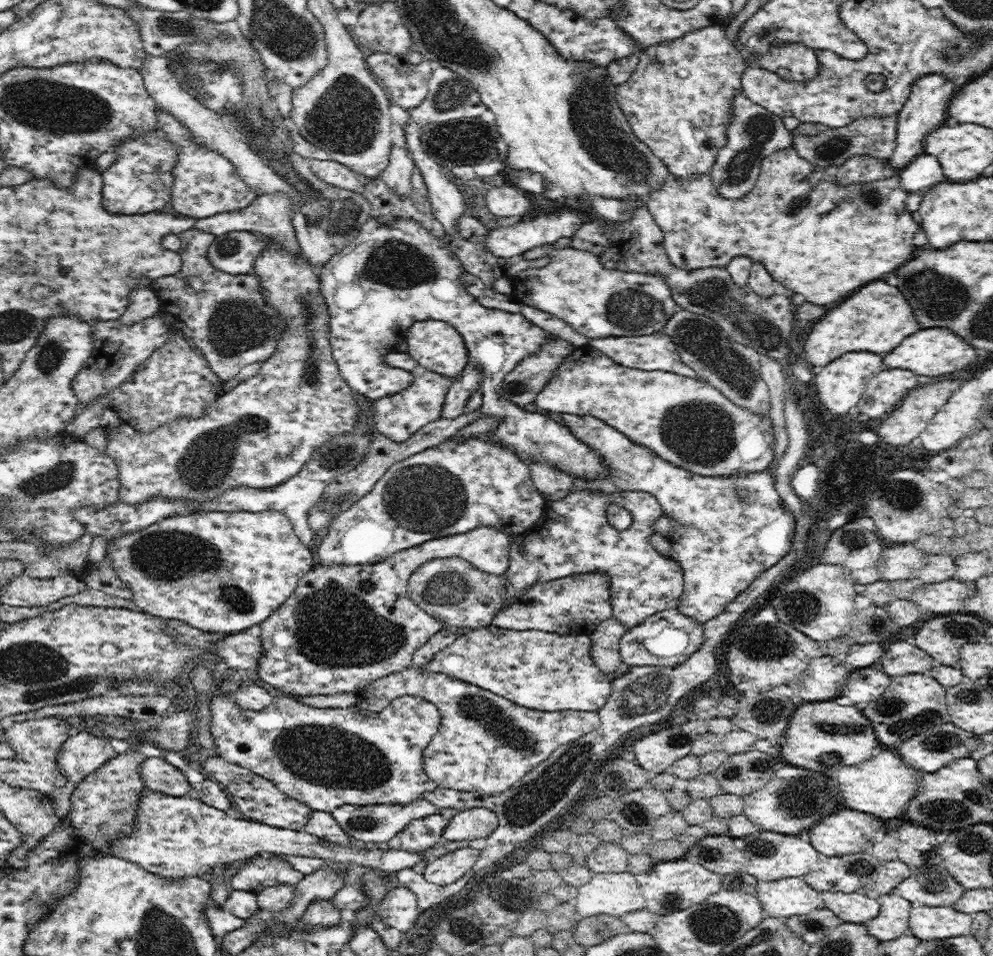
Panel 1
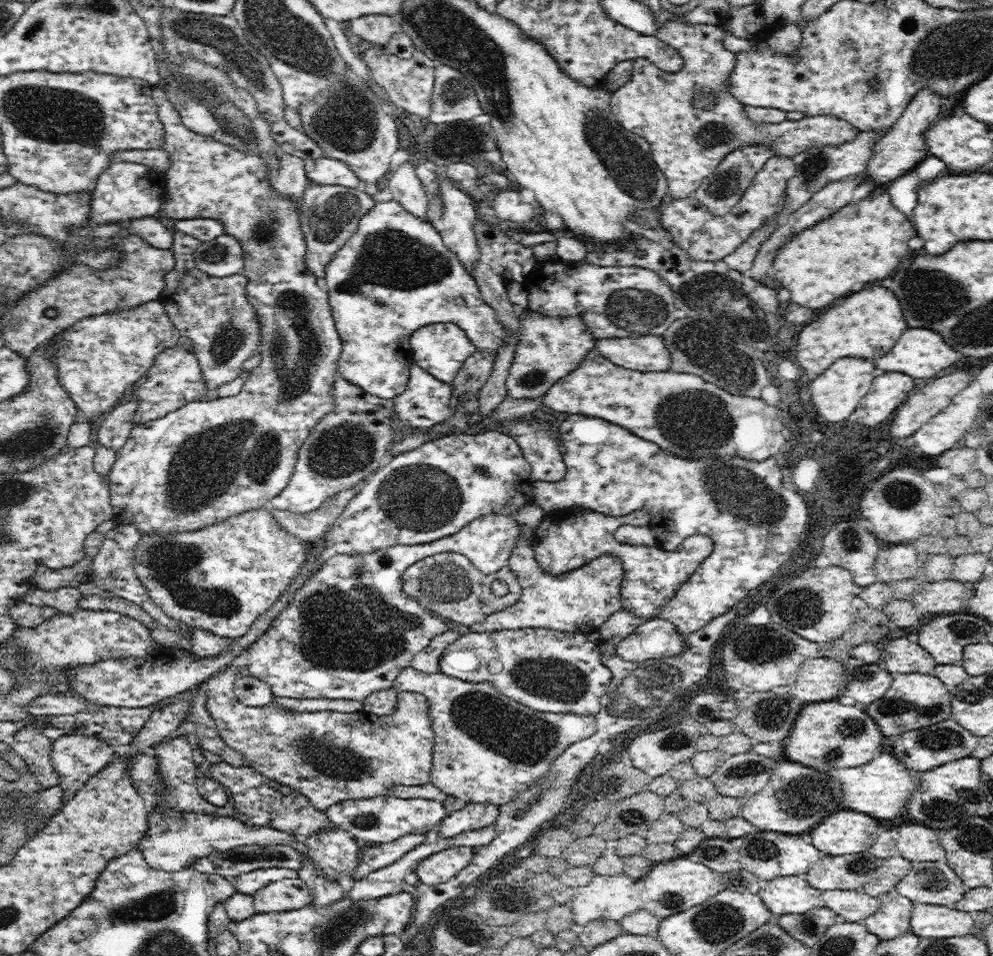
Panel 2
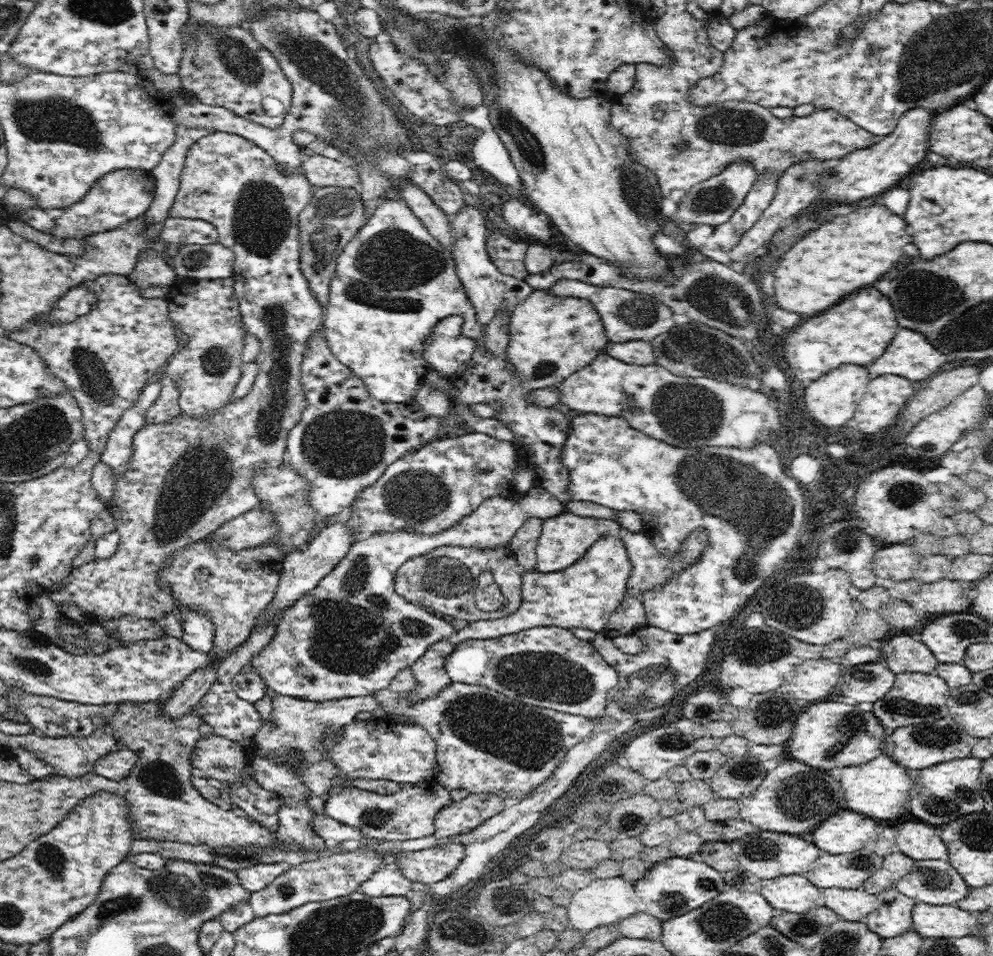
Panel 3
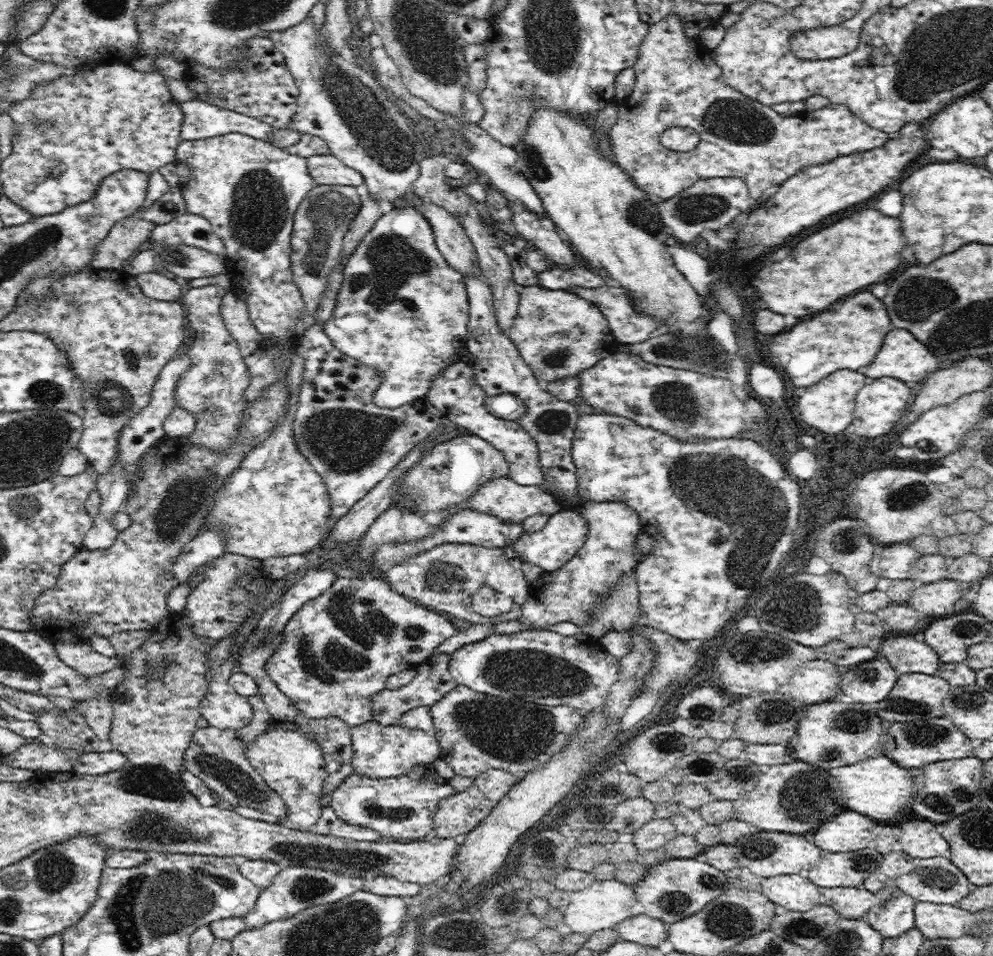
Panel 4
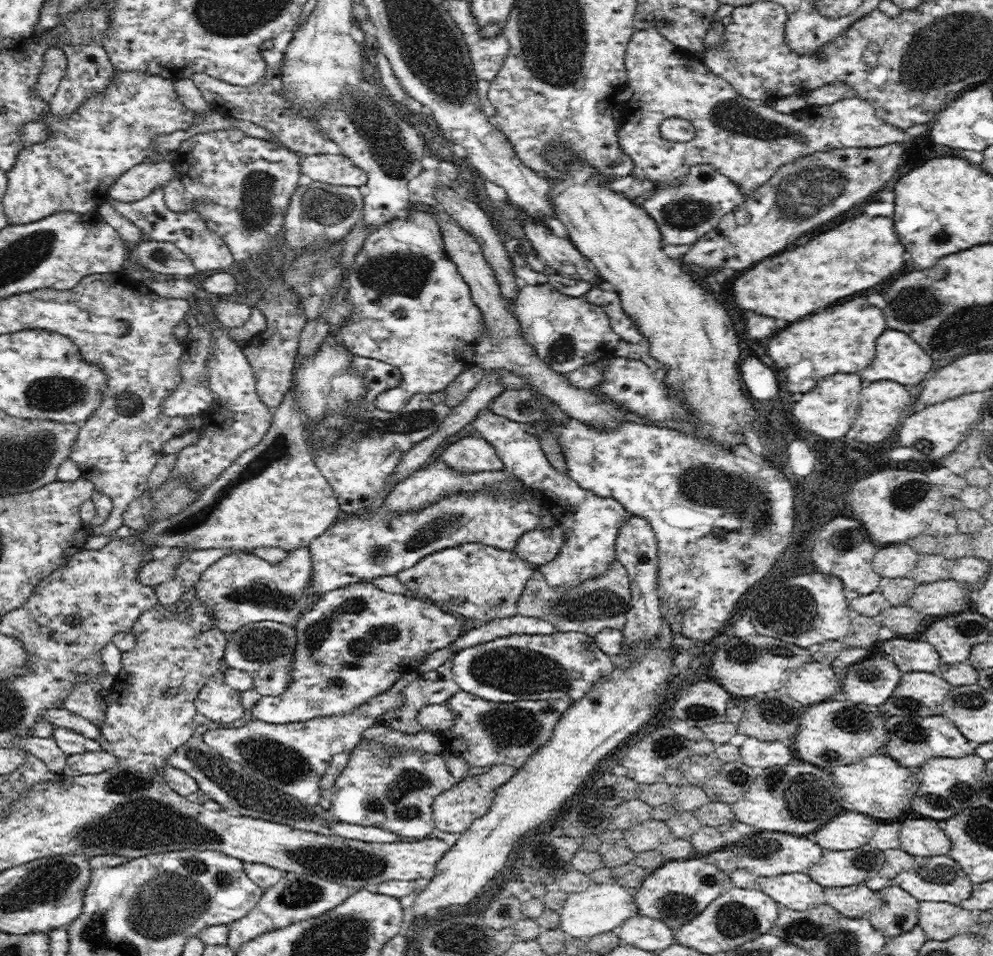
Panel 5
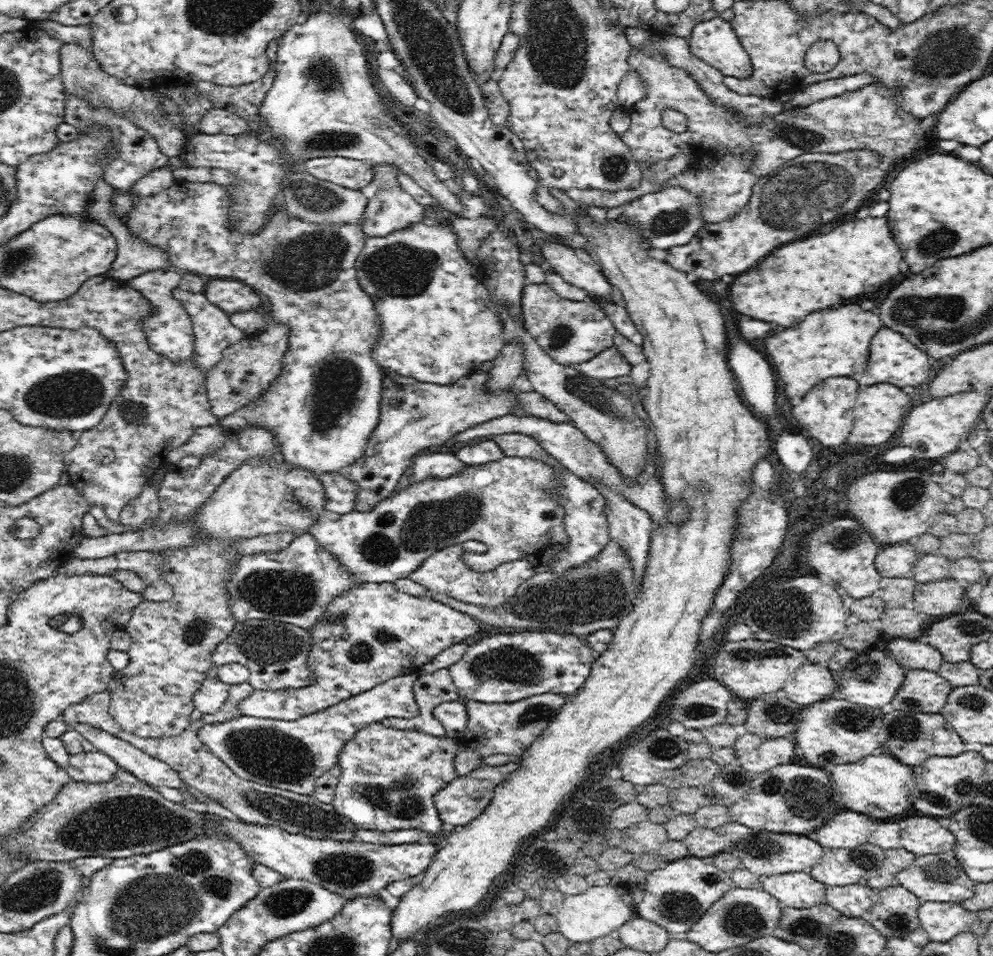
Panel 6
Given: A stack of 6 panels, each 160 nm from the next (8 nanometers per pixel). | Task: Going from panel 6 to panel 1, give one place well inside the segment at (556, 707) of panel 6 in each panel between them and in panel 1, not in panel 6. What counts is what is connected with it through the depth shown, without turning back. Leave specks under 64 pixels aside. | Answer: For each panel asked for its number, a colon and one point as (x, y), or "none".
1: (486, 743)
2: (487, 747)
3: (486, 742)
4: (476, 731)
5: (484, 733)

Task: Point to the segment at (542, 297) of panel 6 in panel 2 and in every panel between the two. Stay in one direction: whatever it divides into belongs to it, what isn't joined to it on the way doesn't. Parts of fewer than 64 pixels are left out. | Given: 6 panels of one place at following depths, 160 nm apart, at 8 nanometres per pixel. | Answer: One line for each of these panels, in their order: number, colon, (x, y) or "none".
2: (548, 349)
3: (551, 337)
4: (559, 334)
5: (567, 332)

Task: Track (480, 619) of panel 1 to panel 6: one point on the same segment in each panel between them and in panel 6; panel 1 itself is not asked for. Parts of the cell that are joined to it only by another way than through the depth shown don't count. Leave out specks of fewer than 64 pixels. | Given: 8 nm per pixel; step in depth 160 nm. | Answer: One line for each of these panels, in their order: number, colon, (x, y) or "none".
2: (447, 584)
3: (445, 580)
4: (445, 578)
5: (478, 581)
6: (444, 573)

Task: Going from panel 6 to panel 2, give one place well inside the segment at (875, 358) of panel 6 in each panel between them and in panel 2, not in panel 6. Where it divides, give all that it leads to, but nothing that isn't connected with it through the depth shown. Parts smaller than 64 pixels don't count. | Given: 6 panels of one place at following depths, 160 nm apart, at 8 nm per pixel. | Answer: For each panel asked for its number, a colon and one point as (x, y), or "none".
2: (919, 353)
3: (910, 355)
4: (902, 356)
5: (900, 358)

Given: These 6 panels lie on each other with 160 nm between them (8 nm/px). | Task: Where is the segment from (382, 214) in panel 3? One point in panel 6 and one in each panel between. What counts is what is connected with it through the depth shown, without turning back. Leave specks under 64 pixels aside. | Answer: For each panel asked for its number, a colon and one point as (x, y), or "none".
4: (401, 308)
5: (411, 308)
6: (438, 323)

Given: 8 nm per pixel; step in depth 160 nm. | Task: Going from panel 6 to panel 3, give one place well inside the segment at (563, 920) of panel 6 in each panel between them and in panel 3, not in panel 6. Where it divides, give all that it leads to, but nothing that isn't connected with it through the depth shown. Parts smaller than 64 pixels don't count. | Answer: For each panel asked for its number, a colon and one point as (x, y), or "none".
3: (603, 902)
4: (606, 903)
5: (601, 908)

